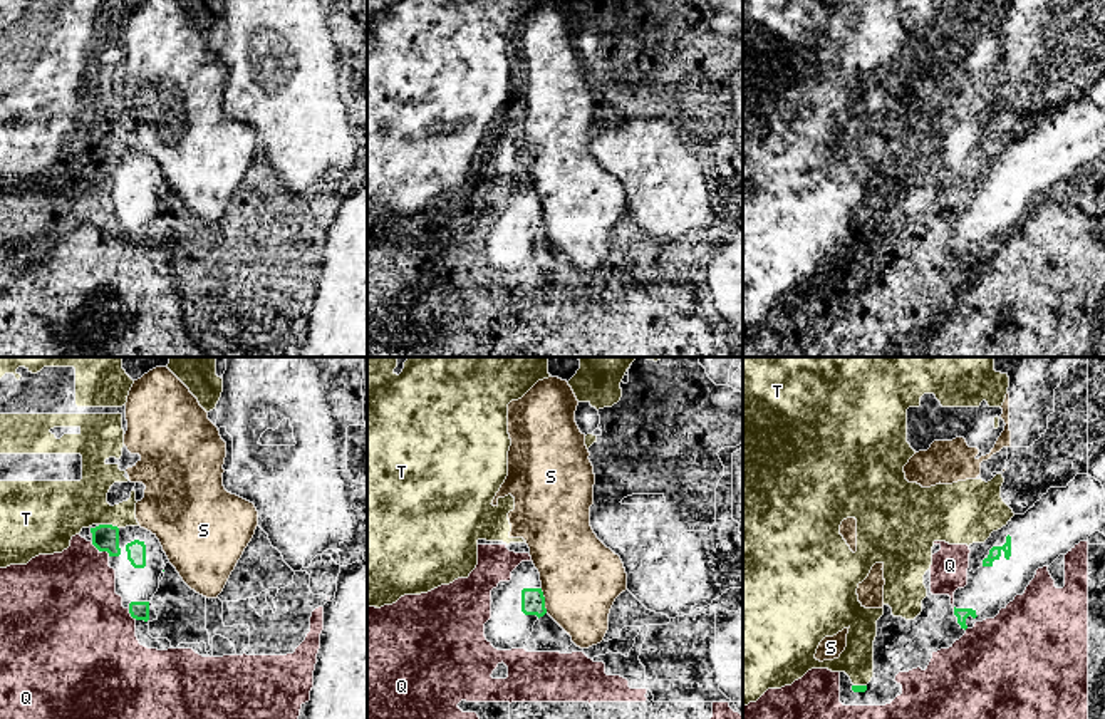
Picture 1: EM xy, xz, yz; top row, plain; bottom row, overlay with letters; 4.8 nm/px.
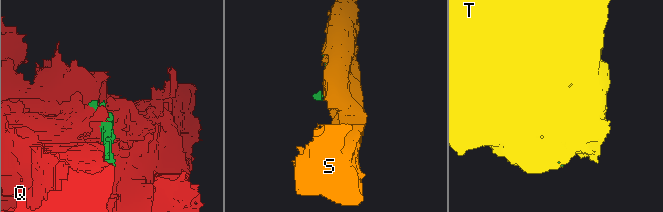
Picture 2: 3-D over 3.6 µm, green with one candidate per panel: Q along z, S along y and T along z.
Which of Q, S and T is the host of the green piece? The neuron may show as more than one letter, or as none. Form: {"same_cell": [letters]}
{"same_cell": []}

